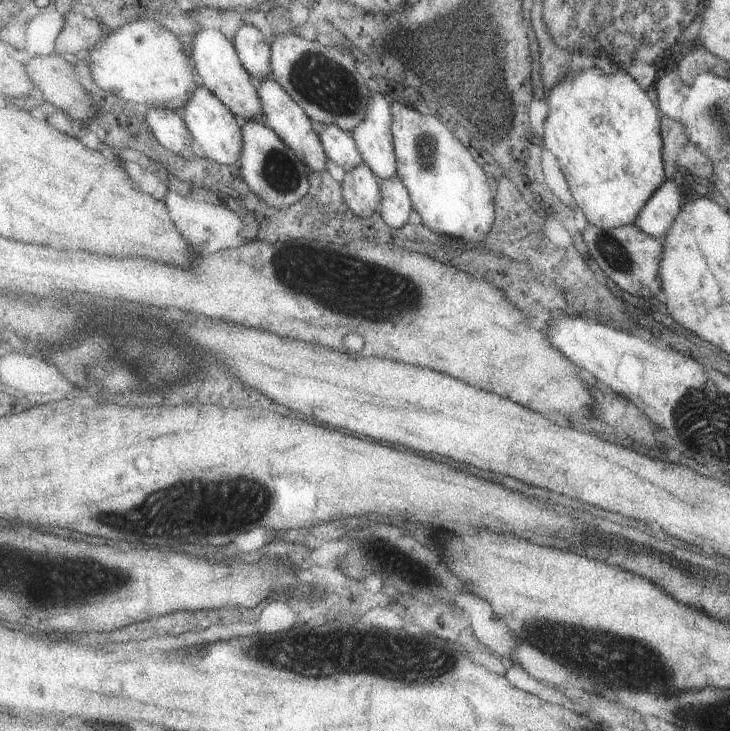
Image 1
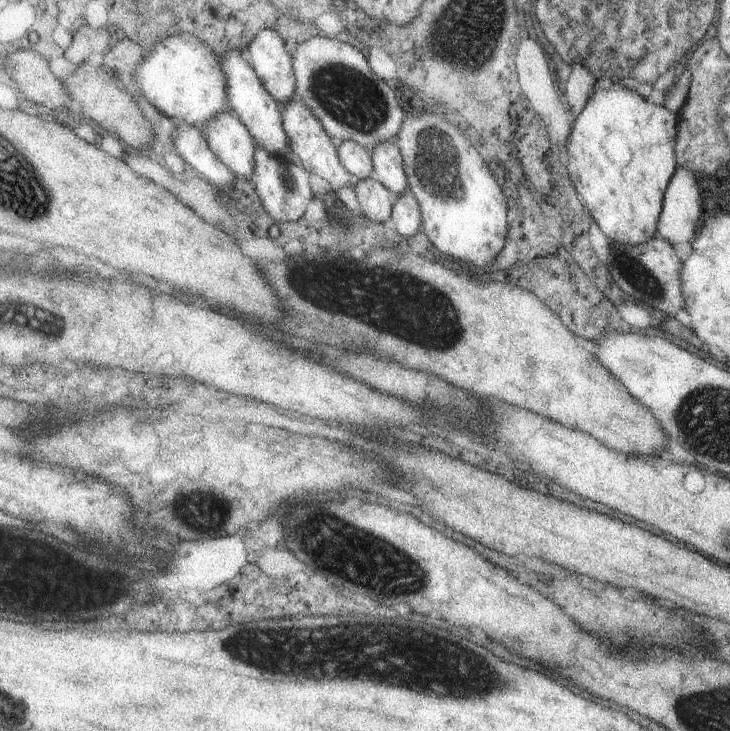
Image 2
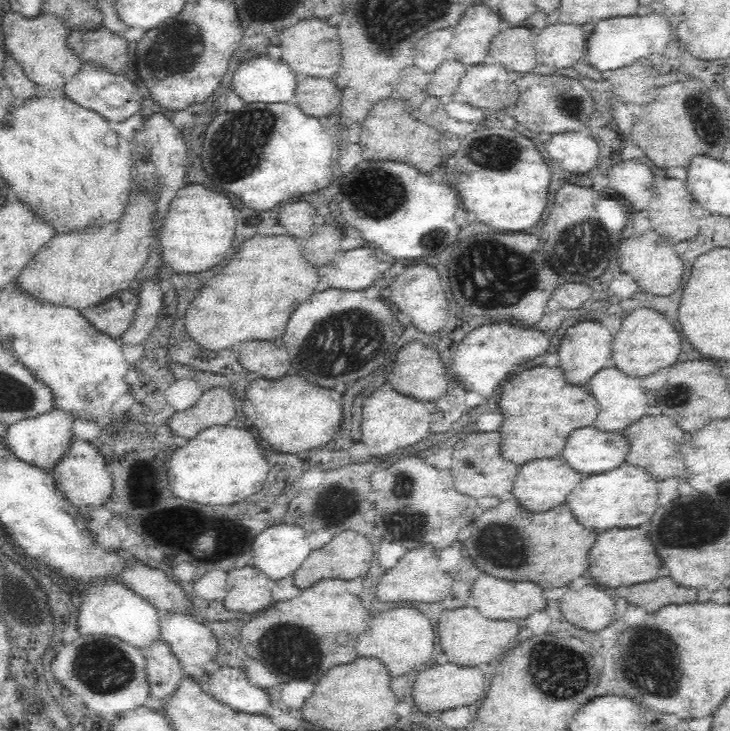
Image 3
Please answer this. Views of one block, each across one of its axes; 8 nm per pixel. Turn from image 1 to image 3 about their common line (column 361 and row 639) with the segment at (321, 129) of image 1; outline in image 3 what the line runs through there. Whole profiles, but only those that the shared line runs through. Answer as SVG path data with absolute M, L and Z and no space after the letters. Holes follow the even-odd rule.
M160 636L144 650L144 670L149 686L145 706L162 711L162 698L170 696L180 682L181 664L172 647Z

